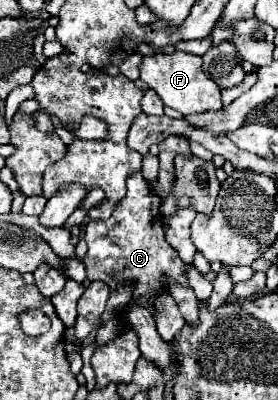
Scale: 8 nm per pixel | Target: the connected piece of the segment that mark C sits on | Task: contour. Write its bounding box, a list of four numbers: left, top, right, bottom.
[84,172,186,310]

